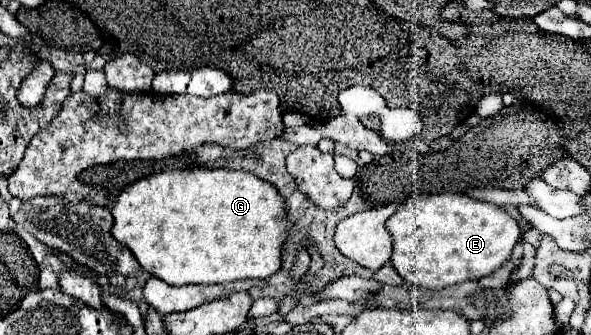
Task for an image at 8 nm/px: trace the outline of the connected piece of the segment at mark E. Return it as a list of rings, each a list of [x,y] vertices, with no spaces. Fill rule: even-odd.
[[[441,194],[405,202],[387,220],[393,238],[391,264],[413,286],[441,290],[465,280],[481,280],[501,268],[521,238],[521,228],[501,206],[463,194]]]

